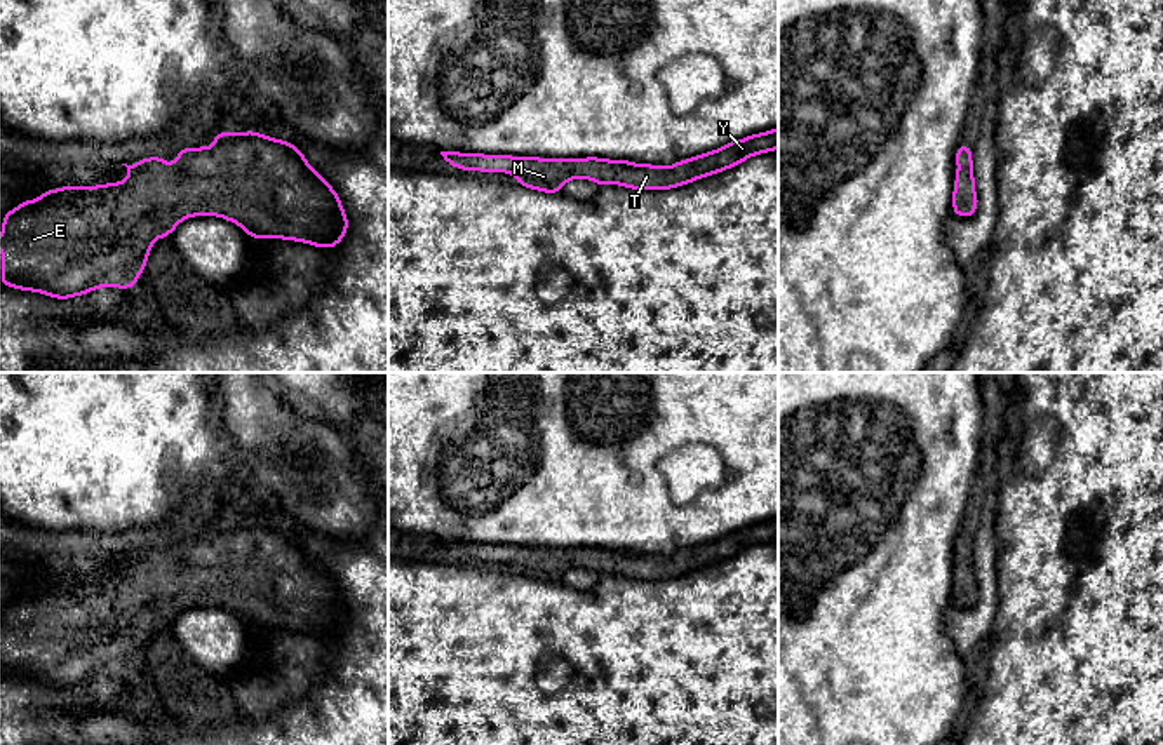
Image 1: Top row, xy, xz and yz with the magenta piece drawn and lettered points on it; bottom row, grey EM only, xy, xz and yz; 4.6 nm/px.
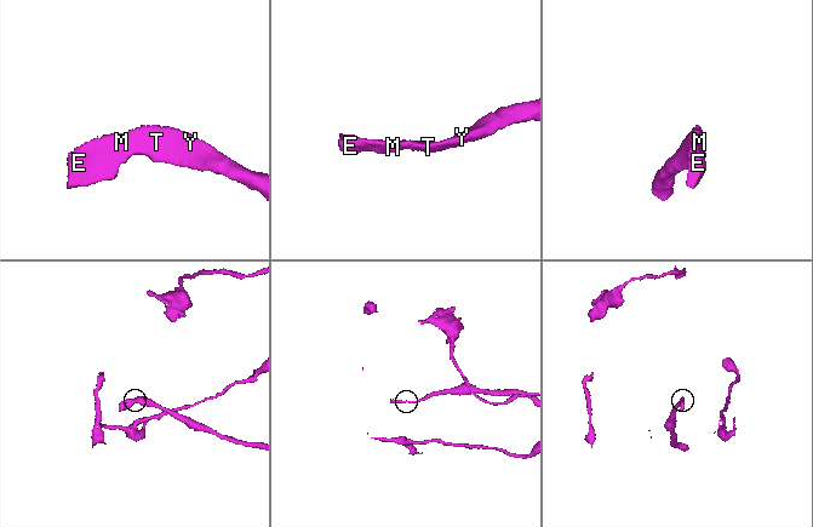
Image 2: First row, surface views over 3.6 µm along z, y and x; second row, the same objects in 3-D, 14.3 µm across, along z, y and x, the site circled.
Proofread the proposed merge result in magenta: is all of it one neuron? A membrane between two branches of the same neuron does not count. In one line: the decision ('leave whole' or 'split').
leave whole

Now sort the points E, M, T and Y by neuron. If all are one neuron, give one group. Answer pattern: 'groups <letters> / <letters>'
groups E M T Y

